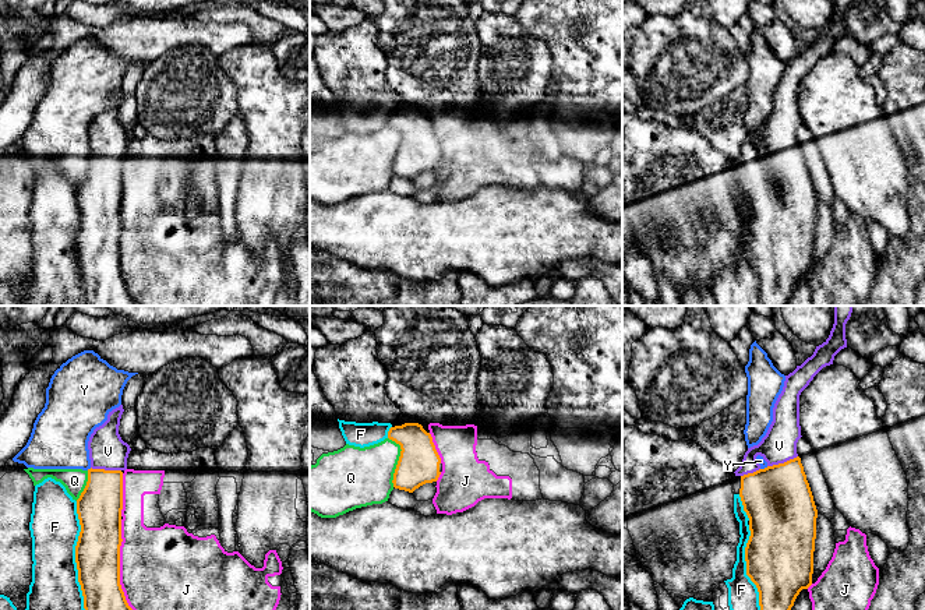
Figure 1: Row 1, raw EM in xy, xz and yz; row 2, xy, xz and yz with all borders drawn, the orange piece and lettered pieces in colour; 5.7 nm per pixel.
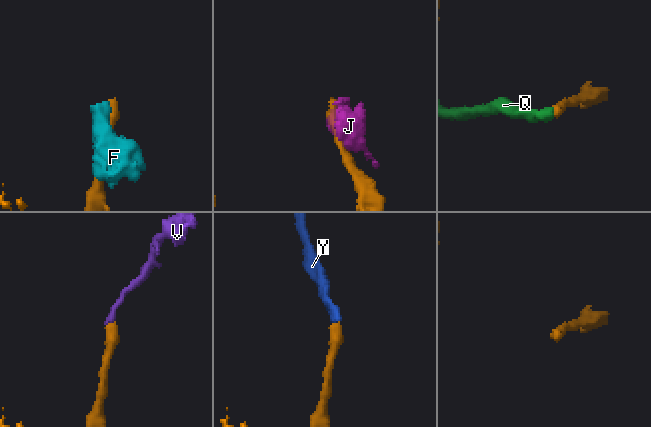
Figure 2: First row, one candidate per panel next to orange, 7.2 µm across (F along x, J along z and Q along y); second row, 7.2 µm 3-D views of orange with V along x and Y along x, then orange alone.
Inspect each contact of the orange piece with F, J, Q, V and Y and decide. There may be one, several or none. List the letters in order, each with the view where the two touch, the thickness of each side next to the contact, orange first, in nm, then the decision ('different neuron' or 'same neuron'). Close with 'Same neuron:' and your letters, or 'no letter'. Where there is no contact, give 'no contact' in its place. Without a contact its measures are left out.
F: xy | 260/280 nm | different neuron
J: xy | 260/480 nm | different neuron
Q: xz | 240/340 nm | different neuron
V: xy | 260/220 nm | same neuron
Y: xy | 260/340 nm | different neuron
Same neuron: V

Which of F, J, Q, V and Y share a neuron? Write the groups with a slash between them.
F / J / Q Y / V

